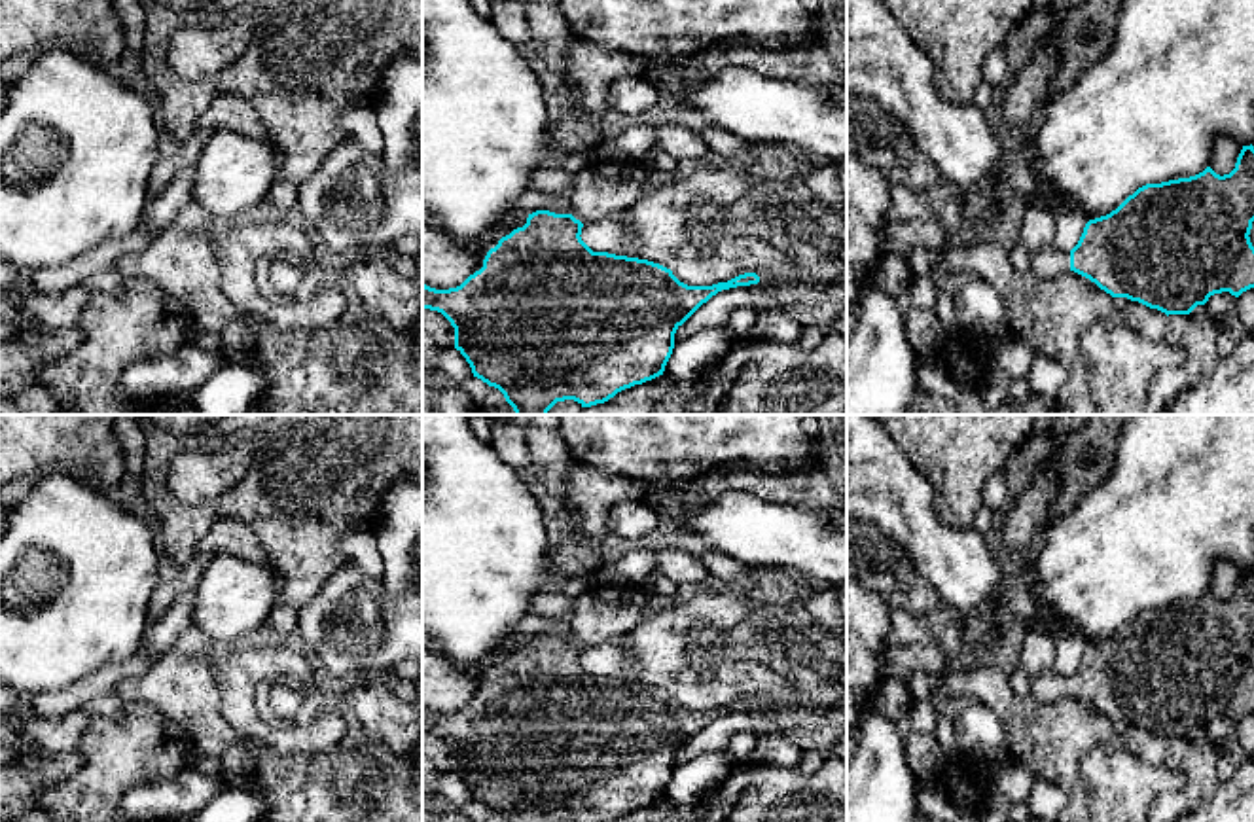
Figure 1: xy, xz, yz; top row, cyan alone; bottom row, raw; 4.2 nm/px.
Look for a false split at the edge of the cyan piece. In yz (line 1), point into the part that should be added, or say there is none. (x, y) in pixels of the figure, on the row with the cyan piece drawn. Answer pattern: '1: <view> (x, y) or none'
1: yz (1046, 264)

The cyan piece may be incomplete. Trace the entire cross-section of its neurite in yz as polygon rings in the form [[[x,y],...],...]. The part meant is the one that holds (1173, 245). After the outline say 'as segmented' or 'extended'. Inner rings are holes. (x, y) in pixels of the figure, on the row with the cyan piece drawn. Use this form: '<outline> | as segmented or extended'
[[[1243,146],[1235,169],[1229,174],[1216,174],[1210,167],[1203,172],[1146,184],[1129,195],[1116,210],[1089,220],[1078,244],[1070,252],[1046,248],[1030,256],[1030,271],[1038,278],[1053,278],[1074,271],[1112,297],[1127,297],[1150,309],[1169,314],[1190,314],[1197,305],[1205,305],[1210,295],[1229,292],[1239,297],[1254,288],[1254,246],[1250,229],[1254,222],[1254,146]]] | extended

